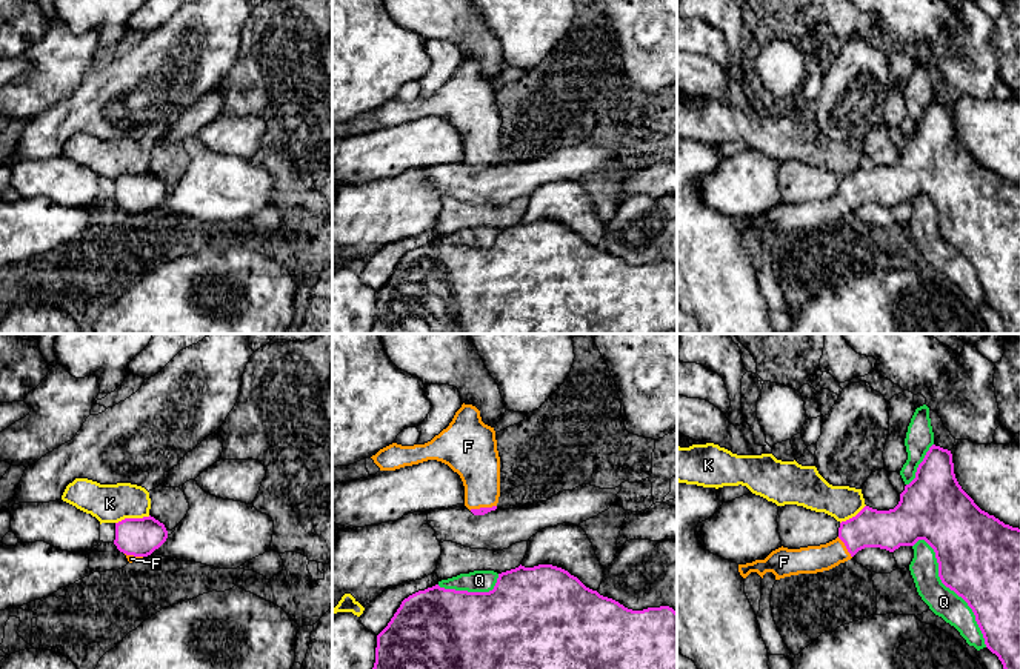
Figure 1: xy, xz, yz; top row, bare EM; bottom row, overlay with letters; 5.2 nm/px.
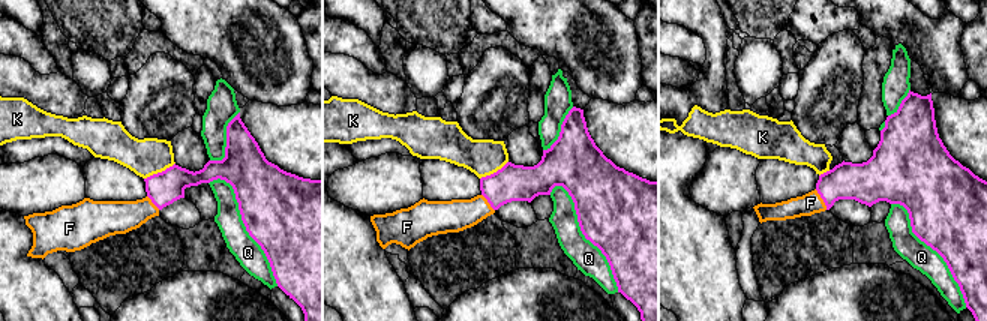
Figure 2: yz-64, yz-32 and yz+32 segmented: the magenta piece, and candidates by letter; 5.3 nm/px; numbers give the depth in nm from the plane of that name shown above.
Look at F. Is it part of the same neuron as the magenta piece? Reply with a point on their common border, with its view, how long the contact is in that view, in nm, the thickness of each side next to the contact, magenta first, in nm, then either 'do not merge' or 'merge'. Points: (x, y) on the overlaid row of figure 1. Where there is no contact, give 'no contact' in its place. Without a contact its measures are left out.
xz (482, 508) | 150 nm | 50/240 nm | merge

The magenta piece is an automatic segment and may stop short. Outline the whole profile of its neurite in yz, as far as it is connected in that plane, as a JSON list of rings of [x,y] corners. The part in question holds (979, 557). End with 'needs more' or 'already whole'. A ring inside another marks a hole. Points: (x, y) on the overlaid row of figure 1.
[[[940,446],[929,448],[894,509],[865,506],[855,517],[840,523],[835,540],[800,549],[782,546],[765,560],[738,564],[738,572],[743,578],[751,572],[762,578],[772,572],[775,580],[817,574],[851,560],[865,548],[894,552],[900,546],[914,546],[918,540],[934,549],[942,583],[972,609],[986,647],[998,657],[1003,669],[1020,669],[1020,529],[1005,524],[974,503],[955,478],[951,451]]] | needs more

